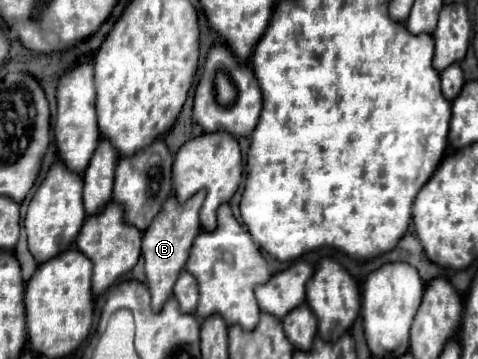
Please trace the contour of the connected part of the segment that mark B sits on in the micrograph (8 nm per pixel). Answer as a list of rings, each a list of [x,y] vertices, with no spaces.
[[[198,192],[196,196],[192,196],[188,202],[184,202],[184,206],[178,204],[174,196],[170,196],[164,202],[160,214],[154,218],[154,222],[150,224],[150,228],[142,236],[146,286],[152,294],[152,310],[154,312],[158,312],[164,306],[164,302],[172,296],[172,288],[176,284],[176,278],[188,260],[190,246],[192,246],[194,238],[200,234],[198,214],[200,214],[202,202],[204,202],[204,192]]]

